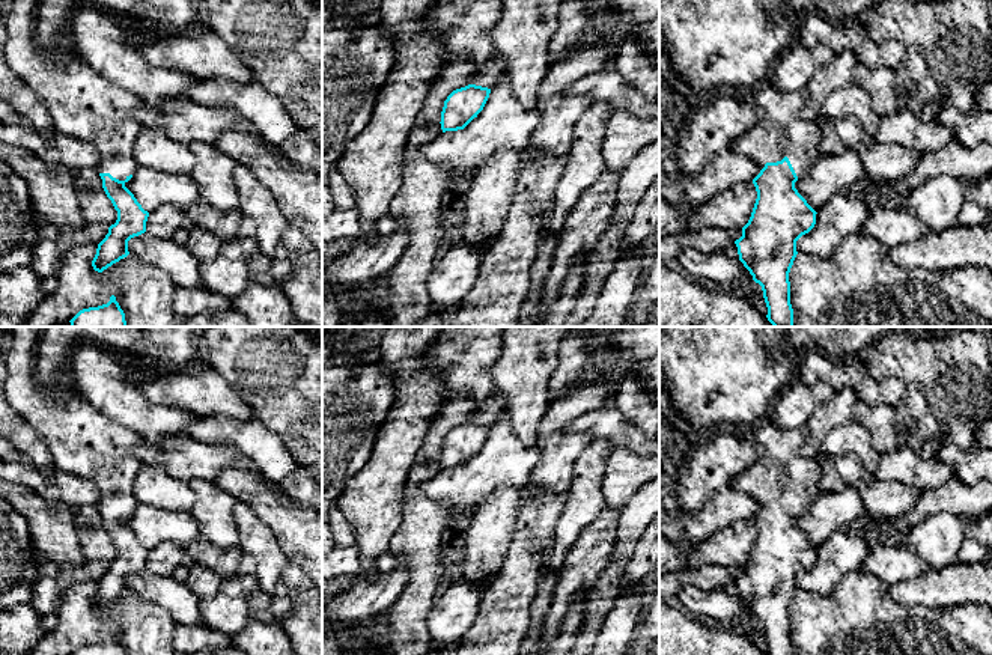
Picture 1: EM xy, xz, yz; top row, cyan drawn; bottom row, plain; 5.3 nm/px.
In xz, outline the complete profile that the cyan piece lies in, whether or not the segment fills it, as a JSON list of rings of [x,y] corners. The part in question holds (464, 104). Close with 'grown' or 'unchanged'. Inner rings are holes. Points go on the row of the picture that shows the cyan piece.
[[[476,84],[453,90],[441,111],[443,133],[464,129],[483,110],[489,93],[491,89]]]; unchanged

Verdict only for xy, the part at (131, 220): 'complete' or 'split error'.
split error

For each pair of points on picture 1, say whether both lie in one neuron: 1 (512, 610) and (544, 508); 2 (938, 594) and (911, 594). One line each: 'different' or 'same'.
1: same
2: same

